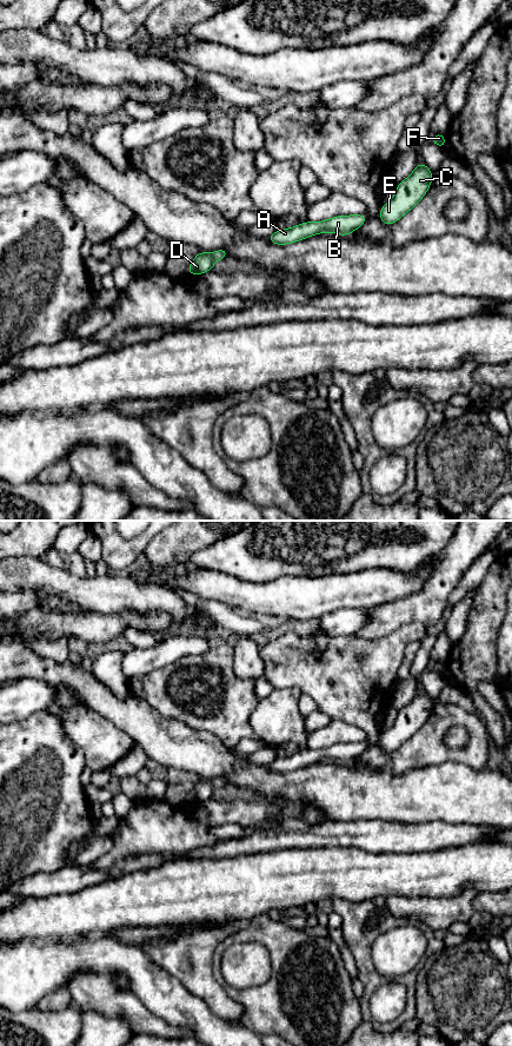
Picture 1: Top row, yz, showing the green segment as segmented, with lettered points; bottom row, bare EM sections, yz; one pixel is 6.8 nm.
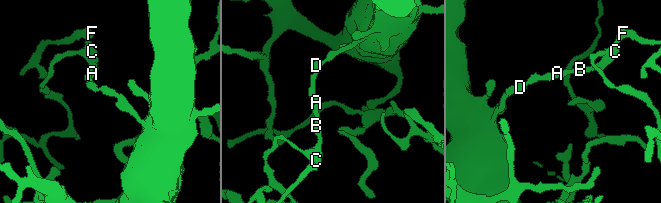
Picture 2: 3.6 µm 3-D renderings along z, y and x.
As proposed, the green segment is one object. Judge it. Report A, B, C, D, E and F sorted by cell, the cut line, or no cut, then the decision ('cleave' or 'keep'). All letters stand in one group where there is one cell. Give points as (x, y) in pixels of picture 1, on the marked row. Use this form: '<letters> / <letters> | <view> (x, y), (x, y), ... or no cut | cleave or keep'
A B C D E F | no cut | keep

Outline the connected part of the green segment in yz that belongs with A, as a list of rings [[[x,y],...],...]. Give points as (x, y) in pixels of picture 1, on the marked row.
[[[366,214],[335,216],[323,221],[305,221],[291,229],[277,230],[267,239],[275,245],[287,245],[324,232],[350,236],[366,221]]]

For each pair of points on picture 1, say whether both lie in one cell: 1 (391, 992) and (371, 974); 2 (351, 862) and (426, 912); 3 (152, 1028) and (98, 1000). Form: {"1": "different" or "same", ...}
{"1": "different", "2": "different", "3": "same"}

